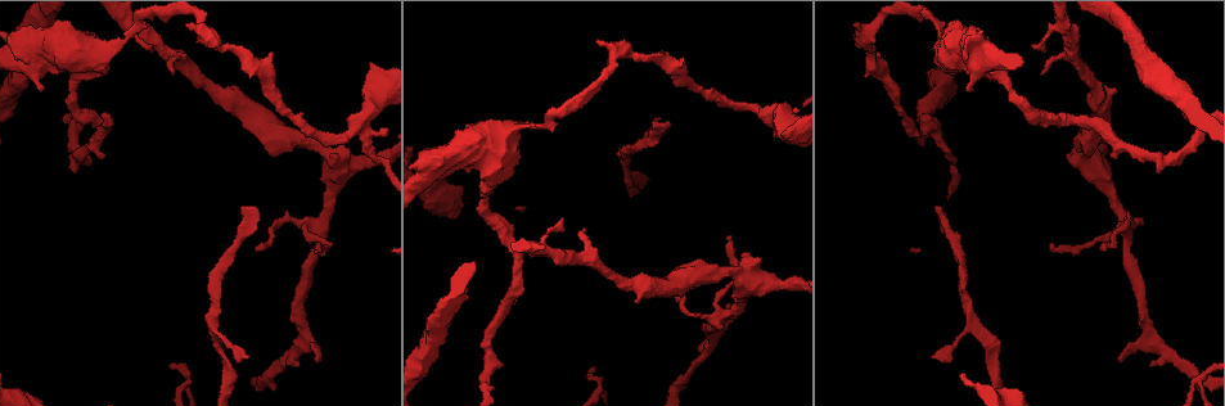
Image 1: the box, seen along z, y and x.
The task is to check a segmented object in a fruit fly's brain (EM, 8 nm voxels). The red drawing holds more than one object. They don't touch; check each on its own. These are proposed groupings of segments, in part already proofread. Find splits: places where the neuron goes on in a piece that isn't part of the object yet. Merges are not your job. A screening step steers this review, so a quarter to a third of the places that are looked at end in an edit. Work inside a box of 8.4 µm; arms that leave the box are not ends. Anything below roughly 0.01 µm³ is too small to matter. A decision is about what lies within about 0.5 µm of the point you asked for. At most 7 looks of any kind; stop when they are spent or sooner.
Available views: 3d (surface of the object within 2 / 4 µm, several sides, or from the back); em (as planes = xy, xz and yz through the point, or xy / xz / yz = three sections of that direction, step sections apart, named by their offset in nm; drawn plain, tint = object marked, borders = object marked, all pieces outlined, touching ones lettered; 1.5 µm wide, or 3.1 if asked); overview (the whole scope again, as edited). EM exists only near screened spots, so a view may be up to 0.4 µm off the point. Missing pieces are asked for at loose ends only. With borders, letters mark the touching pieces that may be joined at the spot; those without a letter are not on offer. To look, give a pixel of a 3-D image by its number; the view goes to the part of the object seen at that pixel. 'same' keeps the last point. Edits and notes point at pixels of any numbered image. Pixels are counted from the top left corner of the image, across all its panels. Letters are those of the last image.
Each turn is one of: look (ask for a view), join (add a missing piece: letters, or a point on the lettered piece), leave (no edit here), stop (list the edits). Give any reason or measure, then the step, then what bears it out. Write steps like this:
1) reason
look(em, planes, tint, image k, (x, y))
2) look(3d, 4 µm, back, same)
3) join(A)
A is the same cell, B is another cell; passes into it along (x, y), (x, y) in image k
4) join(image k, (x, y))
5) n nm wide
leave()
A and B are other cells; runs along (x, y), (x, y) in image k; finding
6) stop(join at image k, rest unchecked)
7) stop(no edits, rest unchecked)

look(em, yz, step 4, tint, image 1, (316, 359))

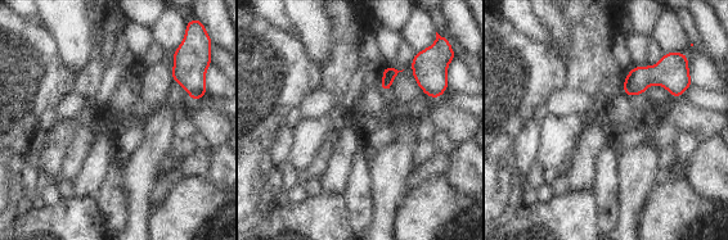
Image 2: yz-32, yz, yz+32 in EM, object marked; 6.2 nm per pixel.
cut it another way
look(em, planes, borders, same)

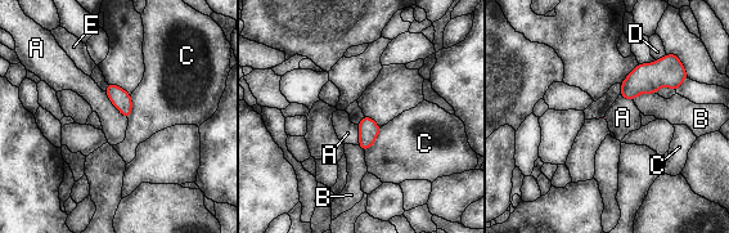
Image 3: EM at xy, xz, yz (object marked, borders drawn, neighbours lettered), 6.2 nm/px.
leave()
A, B, C, D and E are other cells; no lettered piece goes on from it

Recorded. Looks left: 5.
four arms meet
look(3d, 2 µm, image 1, (1142, 222))

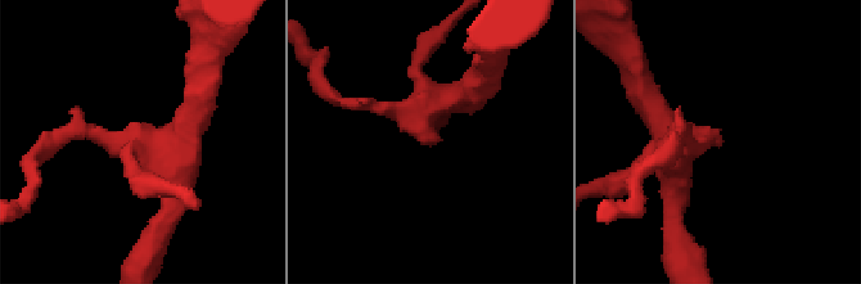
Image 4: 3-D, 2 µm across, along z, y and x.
4 arms
look(em, xy, step 8, tint, image 4, (721, 136))

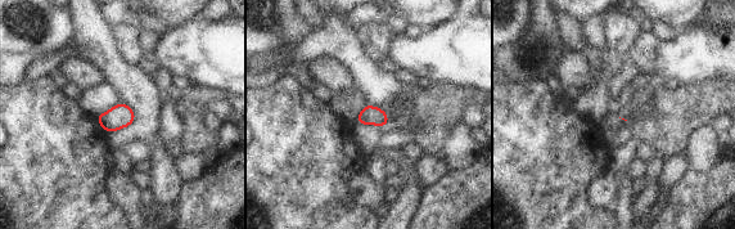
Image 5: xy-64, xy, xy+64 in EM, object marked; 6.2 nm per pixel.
look(em, yz, step 8, borders, same)

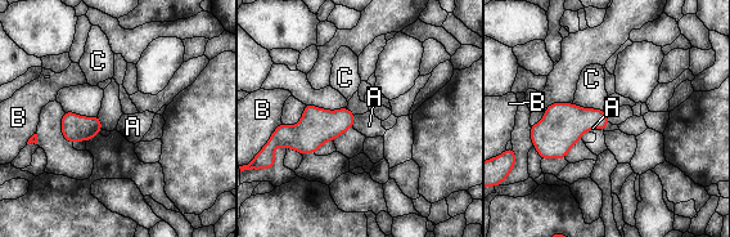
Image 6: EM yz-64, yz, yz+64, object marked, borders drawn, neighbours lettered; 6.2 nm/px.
join(A)
A is the same cell, B and C are other cells; it goes on there

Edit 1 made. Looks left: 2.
stop(join at image 6, rest unchecked)

